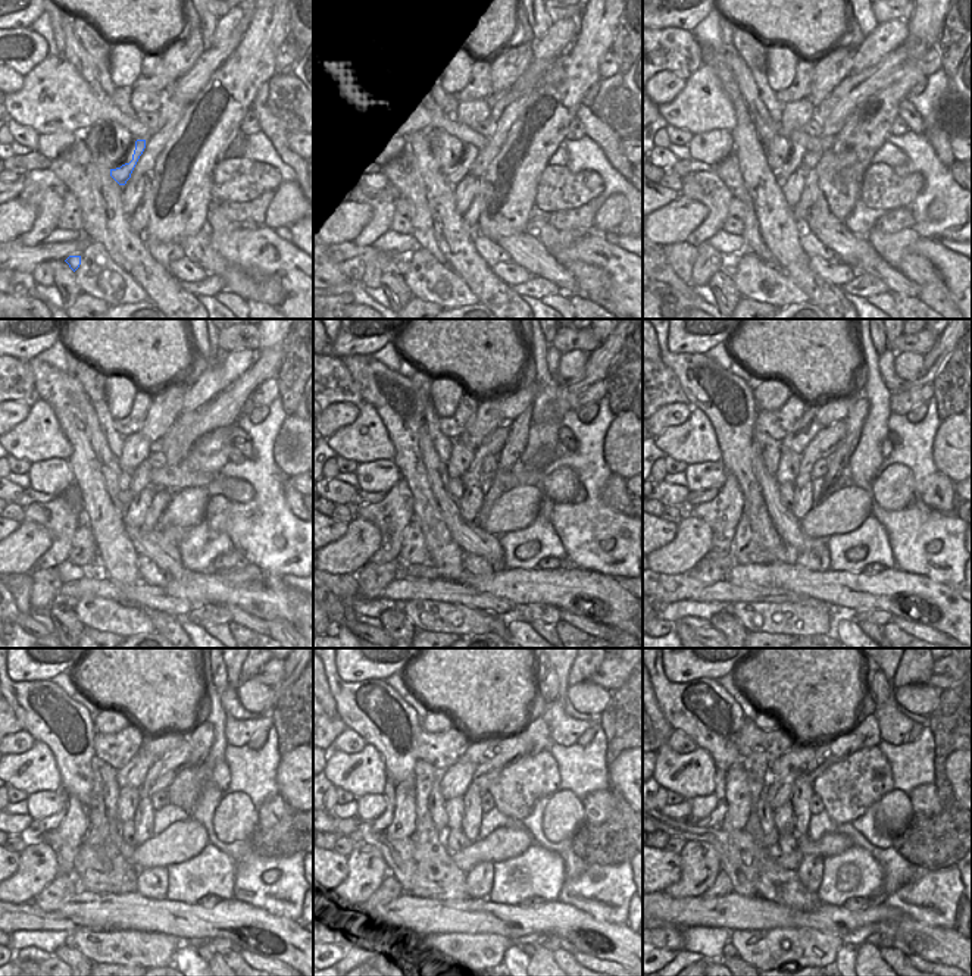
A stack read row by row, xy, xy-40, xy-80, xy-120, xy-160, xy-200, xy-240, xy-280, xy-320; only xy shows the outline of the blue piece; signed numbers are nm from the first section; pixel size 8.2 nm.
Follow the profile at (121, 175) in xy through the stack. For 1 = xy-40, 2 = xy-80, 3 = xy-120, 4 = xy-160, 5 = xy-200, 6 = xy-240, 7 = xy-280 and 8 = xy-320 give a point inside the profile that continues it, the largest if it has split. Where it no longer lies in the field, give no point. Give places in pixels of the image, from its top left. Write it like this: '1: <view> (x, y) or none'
1: xy-40 (469, 153)
2: xy-80 (799, 152)
3: xy-120 (141, 475)
4: xy-160 (493, 444)
5: xy-200 (828, 438)
6: xy-240 (163, 770)
7: xy-280 (509, 751)
8: xy-320 (840, 747)

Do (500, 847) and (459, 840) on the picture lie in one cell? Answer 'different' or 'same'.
different

